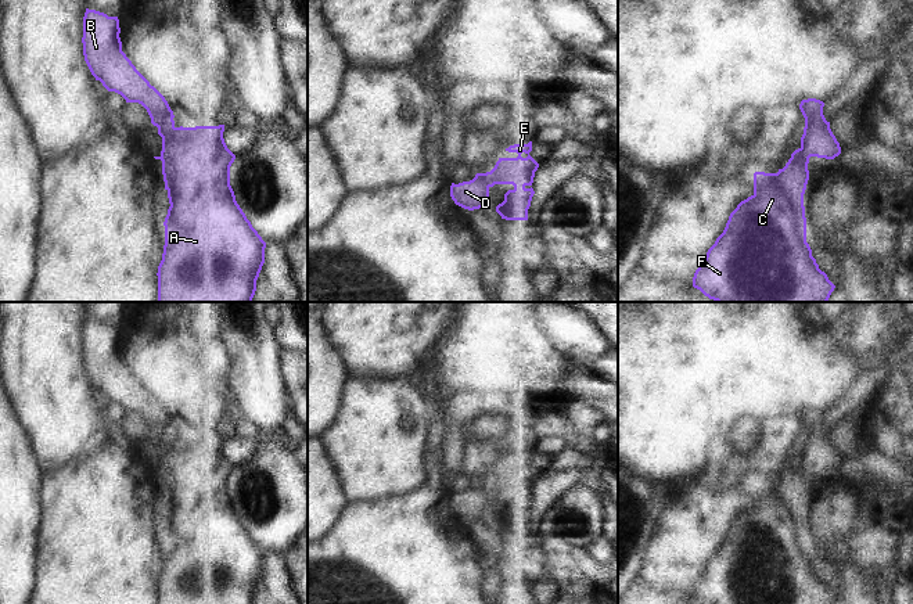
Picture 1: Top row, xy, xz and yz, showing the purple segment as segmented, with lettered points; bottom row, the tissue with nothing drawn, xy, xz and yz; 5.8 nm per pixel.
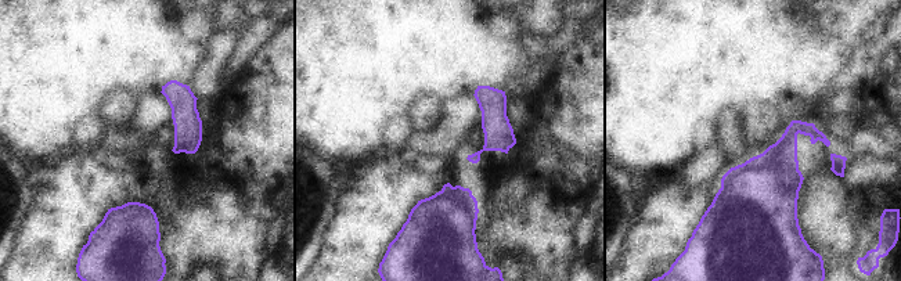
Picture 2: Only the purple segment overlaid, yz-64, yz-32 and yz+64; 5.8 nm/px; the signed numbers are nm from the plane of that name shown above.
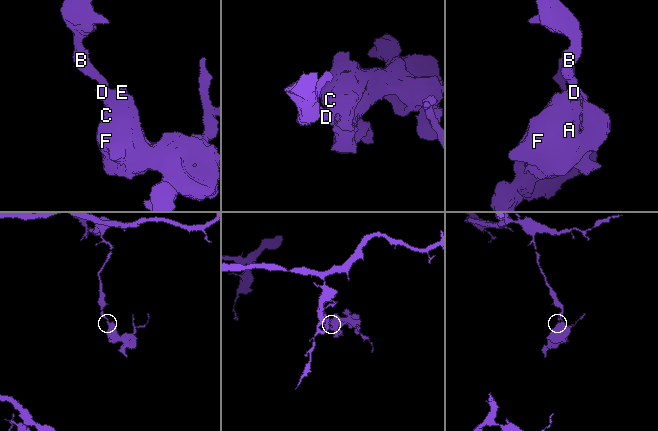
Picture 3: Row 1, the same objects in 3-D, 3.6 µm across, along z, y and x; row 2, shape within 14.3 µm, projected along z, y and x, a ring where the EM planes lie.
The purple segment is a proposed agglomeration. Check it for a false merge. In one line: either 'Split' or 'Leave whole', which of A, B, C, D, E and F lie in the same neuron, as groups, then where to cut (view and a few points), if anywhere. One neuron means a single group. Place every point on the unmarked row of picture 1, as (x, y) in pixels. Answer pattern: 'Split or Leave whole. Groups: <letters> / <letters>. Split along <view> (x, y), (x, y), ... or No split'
Leave whole. Groups: A B C D E F. No split.

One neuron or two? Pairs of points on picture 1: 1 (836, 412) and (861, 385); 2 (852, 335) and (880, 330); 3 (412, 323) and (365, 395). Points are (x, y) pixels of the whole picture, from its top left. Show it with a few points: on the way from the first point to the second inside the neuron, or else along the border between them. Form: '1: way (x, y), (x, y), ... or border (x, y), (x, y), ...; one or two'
1: way (843, 407), (858, 392); one
2: way (859, 333), (873, 330); one
3: border (351, 374), (370, 378), (405, 377); two

